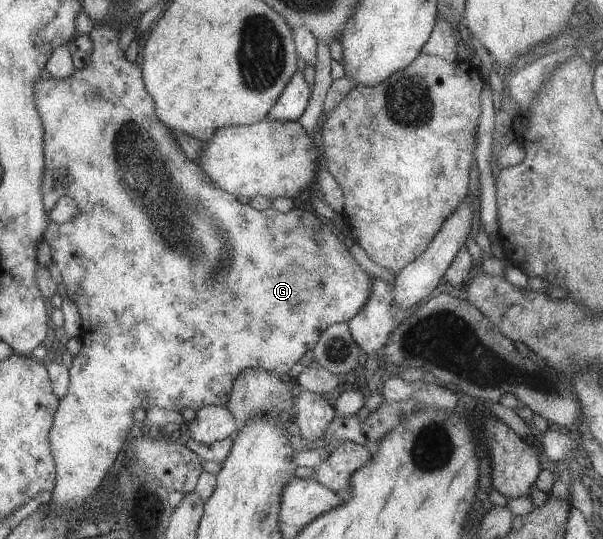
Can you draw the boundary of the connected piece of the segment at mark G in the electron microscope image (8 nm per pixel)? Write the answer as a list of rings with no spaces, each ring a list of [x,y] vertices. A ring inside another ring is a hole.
[[[95,24],[87,34],[92,47],[89,62],[83,68],[75,69],[69,76],[60,79],[53,77],[47,80],[35,79],[32,84],[32,97],[44,132],[41,190],[42,205],[47,214],[47,220],[42,232],[42,240],[50,248],[51,260],[57,266],[63,284],[67,284],[67,298],[79,310],[81,332],[83,332],[79,336],[80,351],[72,358],[68,368],[66,393],[59,399],[48,432],[55,465],[55,478],[54,487],[50,490],[50,501],[47,504],[56,513],[87,505],[84,500],[95,494],[103,478],[108,474],[109,468],[115,462],[119,448],[125,442],[125,436],[133,422],[132,414],[135,408],[148,411],[155,407],[179,413],[187,407],[194,411],[205,405],[225,407],[235,376],[247,367],[263,369],[280,378],[285,377],[291,366],[307,350],[312,350],[325,328],[333,323],[348,321],[360,309],[360,306],[367,300],[372,283],[371,276],[359,269],[355,260],[351,258],[351,254],[345,249],[343,242],[335,237],[331,228],[321,222],[319,216],[313,216],[311,209],[299,210],[293,207],[286,213],[280,213],[269,207],[258,211],[247,203],[239,203],[235,195],[211,184],[209,180],[200,175],[198,173],[200,166],[185,156],[181,147],[175,142],[171,130],[155,116],[154,102],[145,90],[141,69],[134,62],[125,59],[124,52],[120,49],[118,34],[119,30],[116,31],[109,25]],[[61,167],[66,170],[64,187],[57,182],[56,174],[53,172],[55,168]],[[63,194],[71,196],[77,202],[79,214],[71,222],[57,224],[48,218],[48,214]],[[131,210],[133,210],[135,222],[139,222],[139,230],[137,226],[131,224]]]

